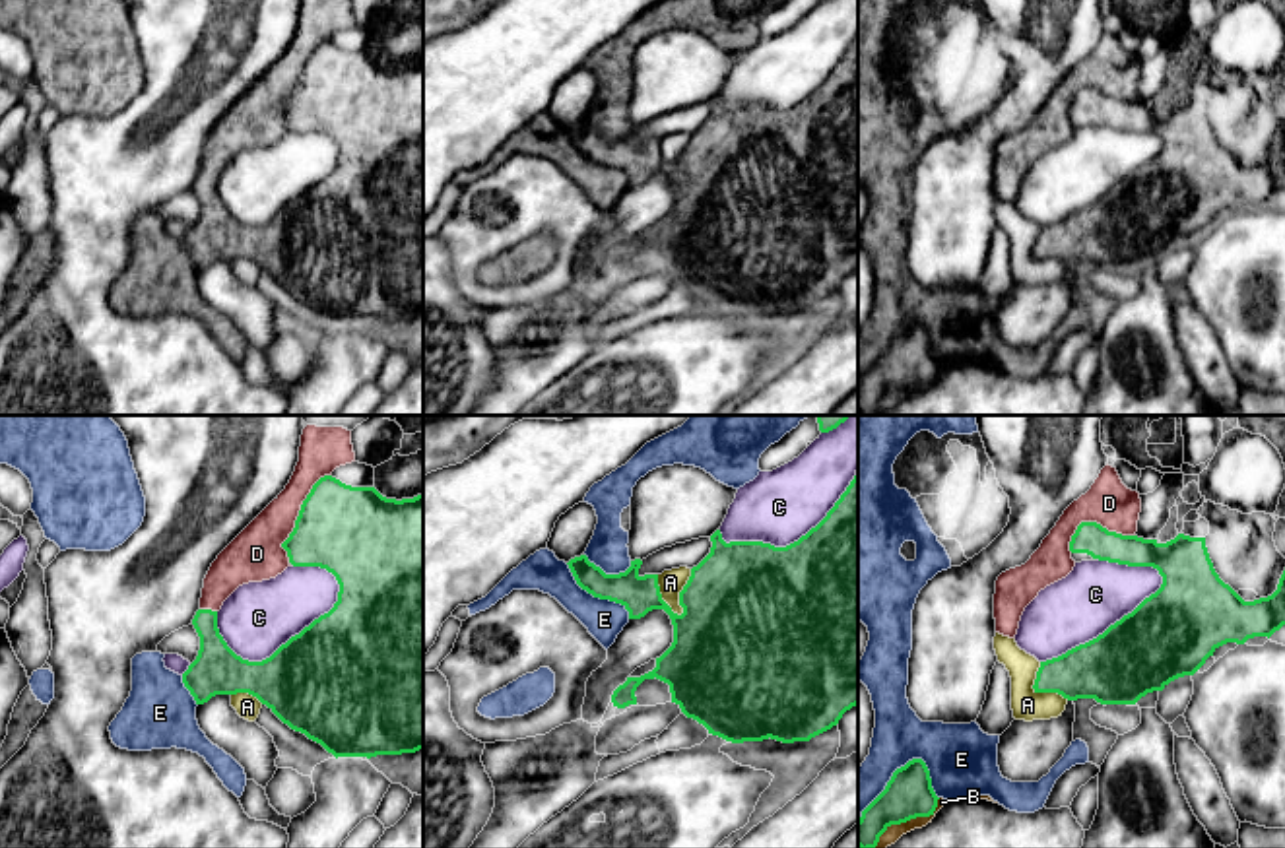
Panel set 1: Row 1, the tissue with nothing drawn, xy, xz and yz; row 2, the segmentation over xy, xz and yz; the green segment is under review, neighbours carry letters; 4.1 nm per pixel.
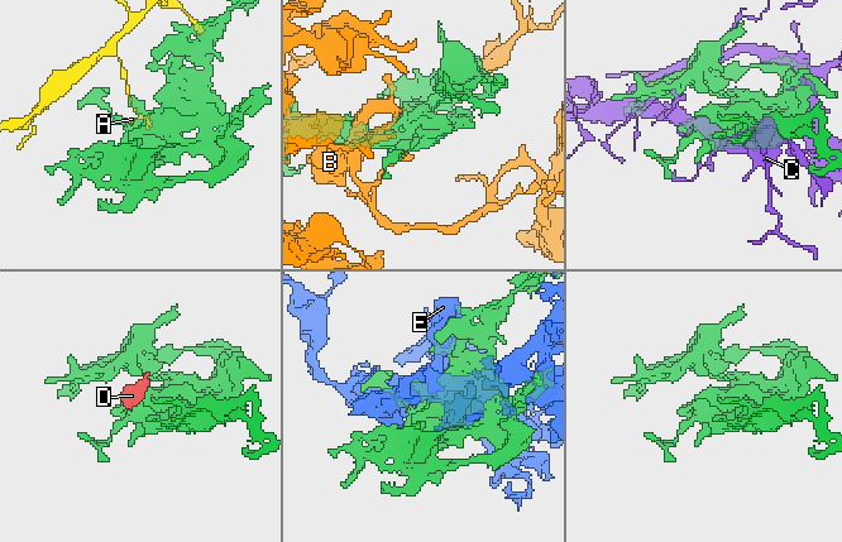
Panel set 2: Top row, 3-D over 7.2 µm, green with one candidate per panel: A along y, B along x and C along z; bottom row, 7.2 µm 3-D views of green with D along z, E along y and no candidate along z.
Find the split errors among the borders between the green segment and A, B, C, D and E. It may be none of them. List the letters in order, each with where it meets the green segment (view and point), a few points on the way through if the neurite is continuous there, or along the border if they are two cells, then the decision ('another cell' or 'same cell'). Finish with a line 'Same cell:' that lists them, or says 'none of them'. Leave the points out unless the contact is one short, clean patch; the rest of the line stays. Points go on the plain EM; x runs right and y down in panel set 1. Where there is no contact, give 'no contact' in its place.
A: contact xz (680, 158); another cell
B: contact yz (903, 387); another cell
C: contact xy (282, 210); another cell
D: contact xy (299, 80); same cell
E: contact yz (889, 346); another cell
Same cell: D

